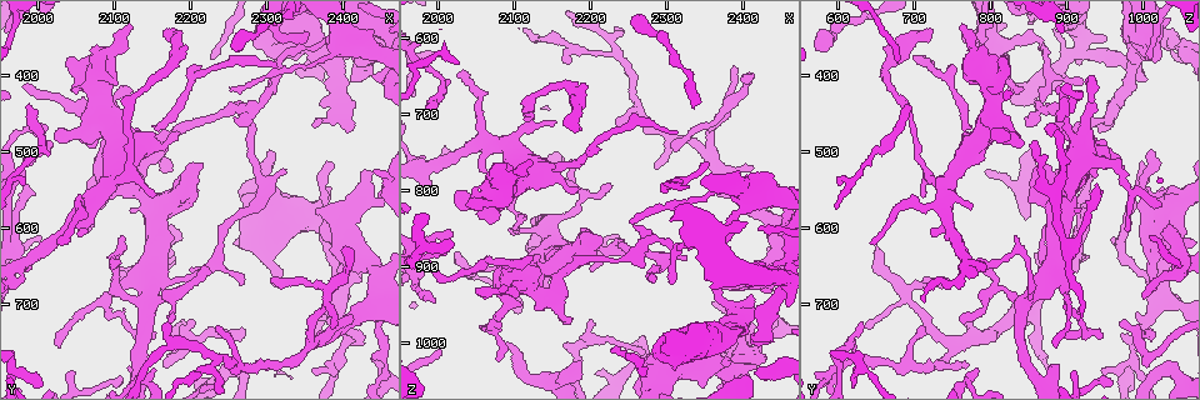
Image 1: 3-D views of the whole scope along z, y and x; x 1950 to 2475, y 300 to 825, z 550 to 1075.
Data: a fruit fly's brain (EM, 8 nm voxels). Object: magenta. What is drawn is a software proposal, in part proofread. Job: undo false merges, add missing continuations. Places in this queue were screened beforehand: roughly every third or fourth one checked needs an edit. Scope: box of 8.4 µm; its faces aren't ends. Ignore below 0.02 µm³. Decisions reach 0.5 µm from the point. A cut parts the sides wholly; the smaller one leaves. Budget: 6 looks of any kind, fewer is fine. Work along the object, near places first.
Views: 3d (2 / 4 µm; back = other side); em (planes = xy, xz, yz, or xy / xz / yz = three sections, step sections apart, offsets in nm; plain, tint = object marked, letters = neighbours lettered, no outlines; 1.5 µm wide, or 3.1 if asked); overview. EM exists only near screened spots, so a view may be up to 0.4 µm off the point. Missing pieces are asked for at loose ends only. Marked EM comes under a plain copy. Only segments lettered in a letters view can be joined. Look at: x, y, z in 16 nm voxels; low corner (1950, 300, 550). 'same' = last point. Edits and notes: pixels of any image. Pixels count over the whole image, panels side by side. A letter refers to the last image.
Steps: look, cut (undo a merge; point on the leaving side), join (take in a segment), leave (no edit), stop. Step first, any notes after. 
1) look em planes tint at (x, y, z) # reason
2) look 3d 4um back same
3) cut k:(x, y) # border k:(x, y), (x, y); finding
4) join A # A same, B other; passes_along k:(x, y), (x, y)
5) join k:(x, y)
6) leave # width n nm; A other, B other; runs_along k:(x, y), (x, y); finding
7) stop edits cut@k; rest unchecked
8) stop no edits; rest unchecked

look em xz step 4 tint at (2155, 665, 875) # two arms at a narrow angle

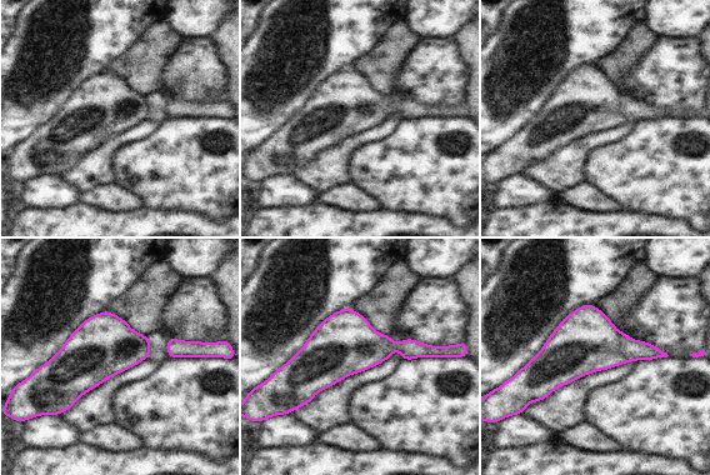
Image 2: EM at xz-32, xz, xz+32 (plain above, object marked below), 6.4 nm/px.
look em xy step 4 tint same

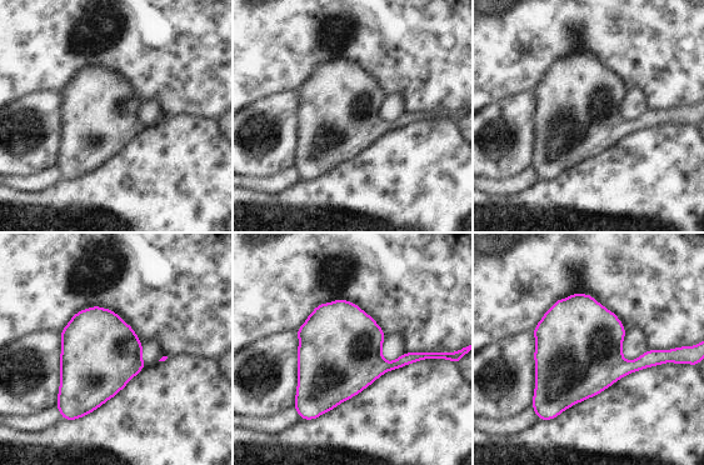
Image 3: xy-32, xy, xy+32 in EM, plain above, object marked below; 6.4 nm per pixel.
look em xy step 4 letters same # what lies round it

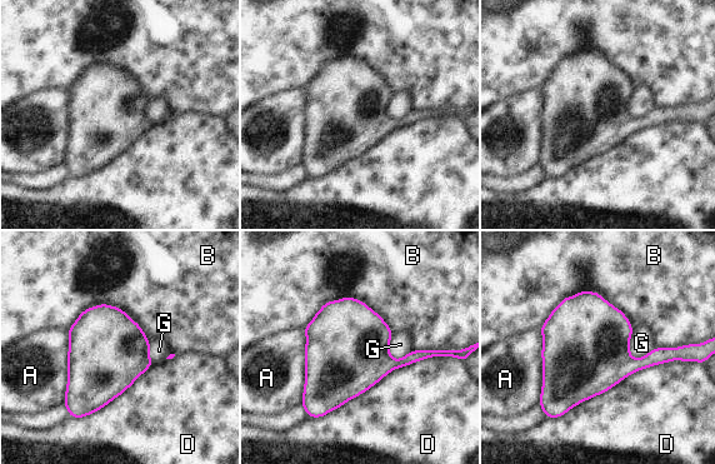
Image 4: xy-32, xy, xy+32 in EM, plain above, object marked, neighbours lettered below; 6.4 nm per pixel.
leave # longest_contact D 950 nm; A other, B other, D other, G other; border 4:(633, 328), (630, 354), (638, 359); continuous, no second neuron

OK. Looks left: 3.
look em planes letters at (2205, 720, 975) # tapers out

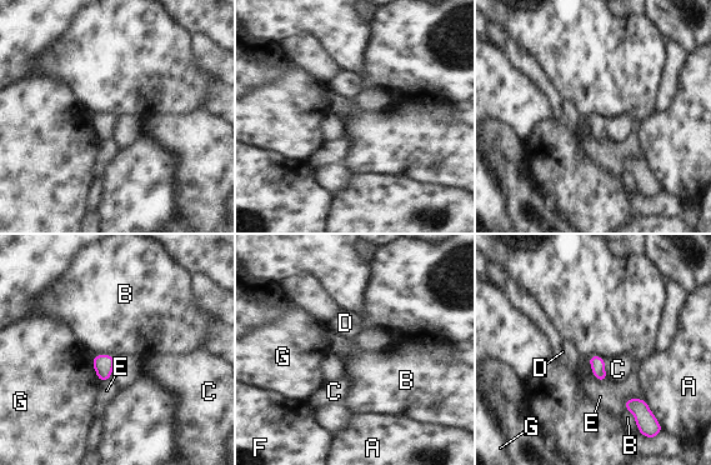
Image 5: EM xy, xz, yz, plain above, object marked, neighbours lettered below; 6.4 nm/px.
leave # A other, B other, C other, D other, E other, F other, G other; none of them fits

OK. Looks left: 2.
look em planes letters at (2215, 510, 860) # branch stops here

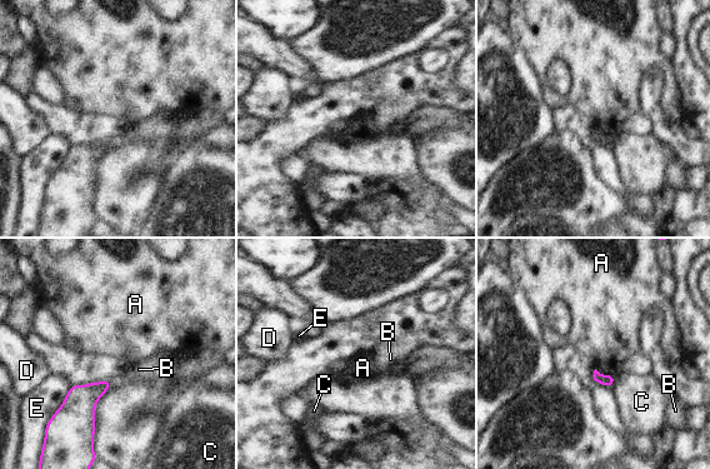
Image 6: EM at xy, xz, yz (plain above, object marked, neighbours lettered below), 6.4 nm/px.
leave # A other, B other, C other, D other, E other; none of them fits

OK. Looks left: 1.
stop no edits; rest unchecked

